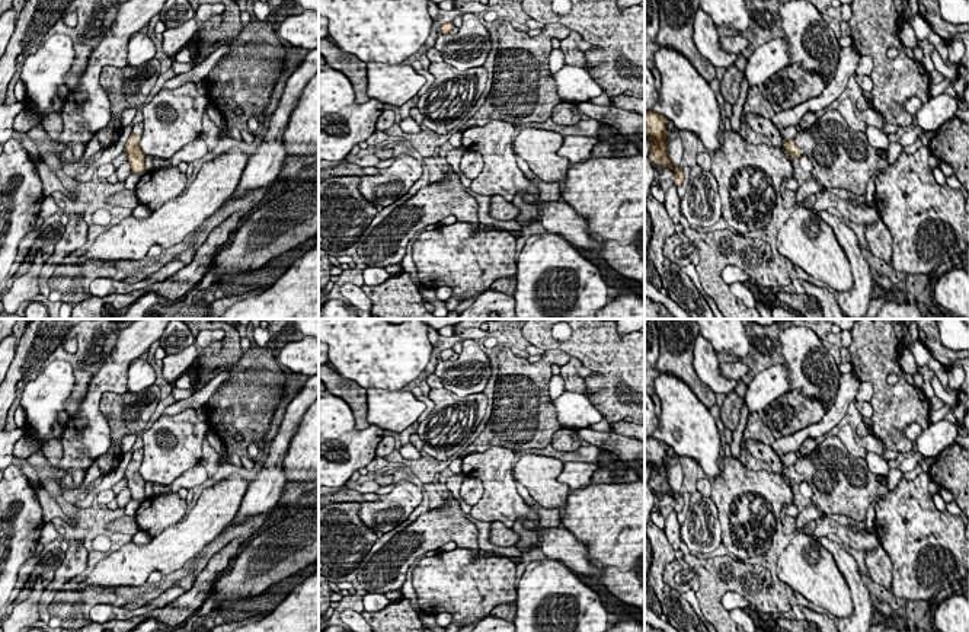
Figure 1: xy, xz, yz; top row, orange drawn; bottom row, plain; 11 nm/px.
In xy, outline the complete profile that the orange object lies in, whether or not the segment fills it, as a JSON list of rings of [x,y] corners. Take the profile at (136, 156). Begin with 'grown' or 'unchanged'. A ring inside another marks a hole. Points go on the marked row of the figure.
grown; [[[143,122],[132,127],[132,133],[125,143],[124,151],[127,153],[127,160],[131,165],[131,173],[144,175],[147,170],[144,167],[145,154],[140,149],[140,140],[143,134]]]

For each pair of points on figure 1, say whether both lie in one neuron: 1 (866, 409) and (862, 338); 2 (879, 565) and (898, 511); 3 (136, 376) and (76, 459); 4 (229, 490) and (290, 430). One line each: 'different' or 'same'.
1: different
2: different
3: different
4: different

